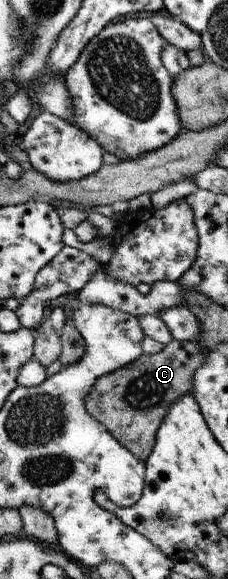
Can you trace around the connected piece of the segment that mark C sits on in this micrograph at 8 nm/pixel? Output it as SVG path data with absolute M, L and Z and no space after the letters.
M173 339L160 353L142 354L126 367L98 378L85 397L86 409L93 419L105 425L122 447L146 463L169 407L177 399L192 395L193 375L205 361L205 355L206 351L199 344Z

